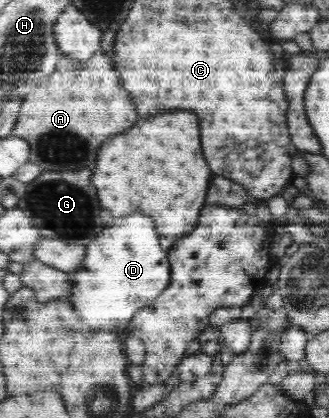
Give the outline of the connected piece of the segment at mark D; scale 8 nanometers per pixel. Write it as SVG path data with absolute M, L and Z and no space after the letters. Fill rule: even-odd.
M129 213L127 217L121 217L119 223L102 229L86 246L86 254L82 266L68 272L70 281L74 281L70 294L64 298L75 303L79 315L87 319L87 325L93 331L121 331L126 329L133 317L143 308L148 307L159 295L163 293L170 282L171 266L161 265L165 261L167 252L159 244L159 235L155 231L155 223L149 215L143 213Z

